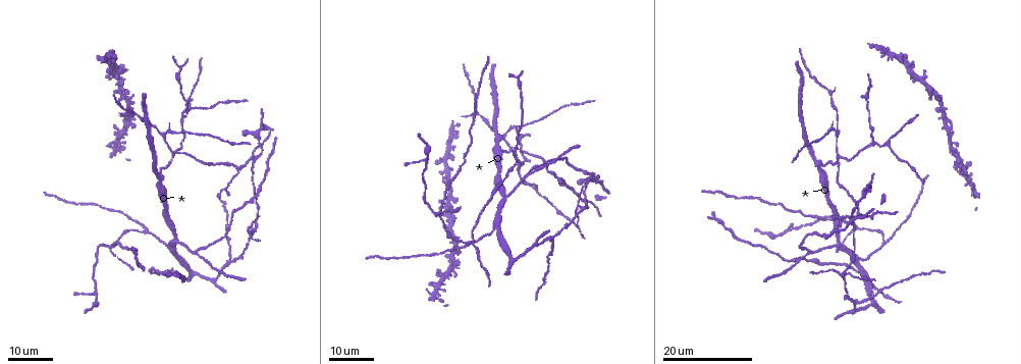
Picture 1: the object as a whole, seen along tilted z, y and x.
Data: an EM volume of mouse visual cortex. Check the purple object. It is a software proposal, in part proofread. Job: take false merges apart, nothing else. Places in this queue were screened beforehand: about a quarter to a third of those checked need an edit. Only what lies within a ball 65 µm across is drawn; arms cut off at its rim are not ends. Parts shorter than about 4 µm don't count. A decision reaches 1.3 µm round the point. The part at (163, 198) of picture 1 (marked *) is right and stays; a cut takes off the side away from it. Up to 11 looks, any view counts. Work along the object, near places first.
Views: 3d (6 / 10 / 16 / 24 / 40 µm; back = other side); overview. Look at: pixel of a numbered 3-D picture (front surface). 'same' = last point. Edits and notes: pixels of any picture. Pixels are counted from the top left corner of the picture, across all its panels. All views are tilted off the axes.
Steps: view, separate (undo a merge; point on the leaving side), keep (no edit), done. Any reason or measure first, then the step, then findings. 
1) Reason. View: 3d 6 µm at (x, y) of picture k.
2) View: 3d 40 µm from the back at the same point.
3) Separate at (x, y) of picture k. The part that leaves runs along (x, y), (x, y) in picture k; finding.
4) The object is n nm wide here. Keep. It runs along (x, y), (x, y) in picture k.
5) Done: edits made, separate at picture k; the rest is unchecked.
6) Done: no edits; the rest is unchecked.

View: 3d 16 µm at (493, 225) of picture 1.

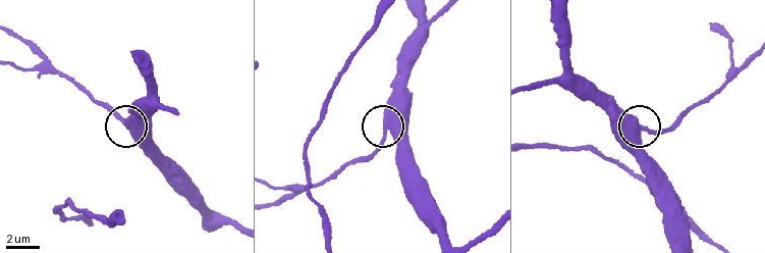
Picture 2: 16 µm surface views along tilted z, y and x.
View: 3d 10 µm at (639, 130) of picture 2.

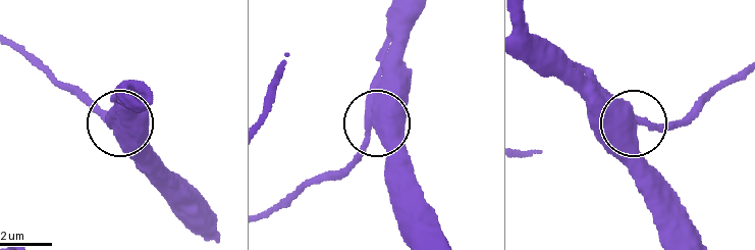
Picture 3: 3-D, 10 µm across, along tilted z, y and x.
Keep. It runs along (416, 13), (402, 57), (380, 92), (365, 152), (338, 179) in picture 3; one neuron here.

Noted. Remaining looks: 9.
View: 3d 16 µm at (837, 245) of picture 1.

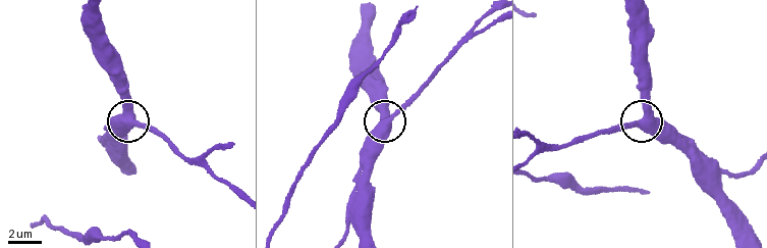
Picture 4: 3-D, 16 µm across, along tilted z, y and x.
View: 3d 6 µm at (134, 125) of picture 4.

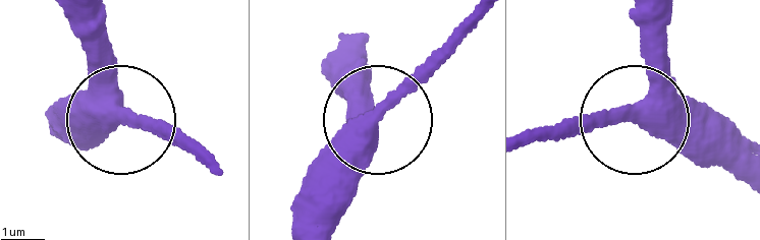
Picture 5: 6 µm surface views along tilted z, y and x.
The object is 420 nm wide here. Keep. It runs along (339, 54), (349, 114), (369, 121), (452, 49) in picture 5; all the same neuron.

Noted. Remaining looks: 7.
Four or more arms meet. View: 3d 16 µm at (885, 240) of picture 1.

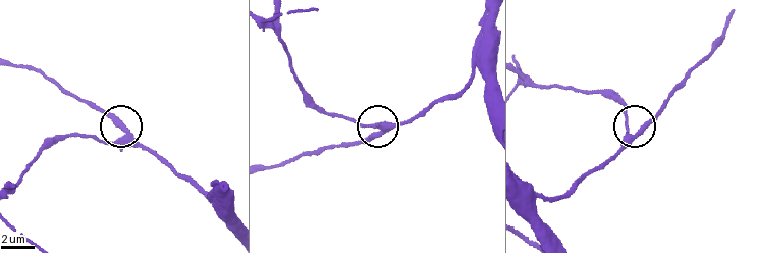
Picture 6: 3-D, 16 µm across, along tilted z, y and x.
View: 3d 10 µm at (636, 135) of picture 6.

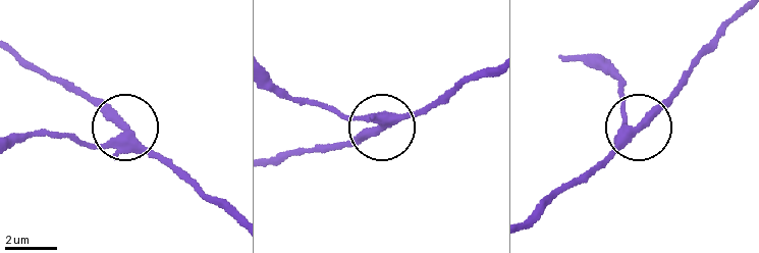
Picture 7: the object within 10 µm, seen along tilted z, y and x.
The object is 320 nm wide here. Keep. It runs along (232, 217), (141, 151), (76, 86) in picture 7; one neuron here.

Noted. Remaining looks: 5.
Arms part here. View: 3d 24 µm at (164, 132) of picture 1.

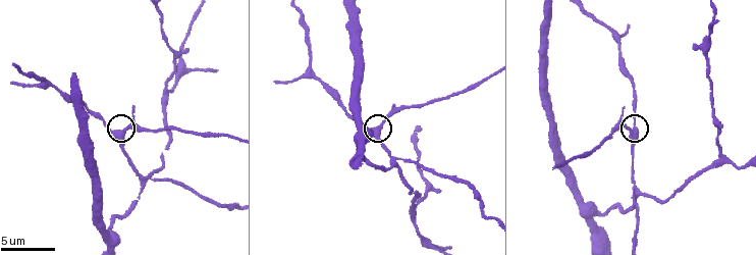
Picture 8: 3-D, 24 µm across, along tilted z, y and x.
View: 3d 6 µm at (635, 132) of picture 8.

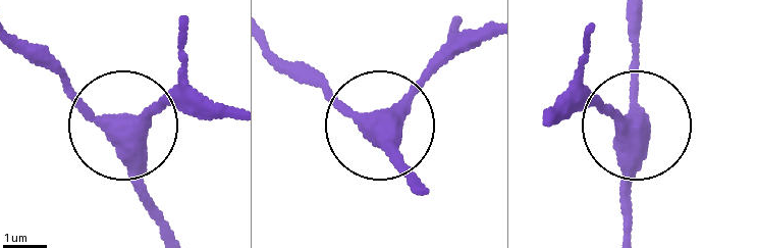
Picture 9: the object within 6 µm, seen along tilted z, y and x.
3 arms meet here. Keep. One neuron here.

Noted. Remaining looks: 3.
Four-way junction. View: 3d 16 µm at (637, 191) of picture 8.

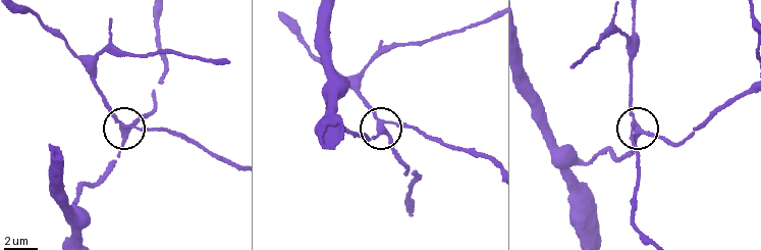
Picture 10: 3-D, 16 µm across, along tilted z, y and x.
4 arms meet here. Separate at (152, 129) of picture 10. The part that leaves runs along (129, 127), (186, 136), (235, 162) in picture 10; two neurons meet here.

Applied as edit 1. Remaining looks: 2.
Done: edits made, separate at picture 10; the rest is unchecked.

